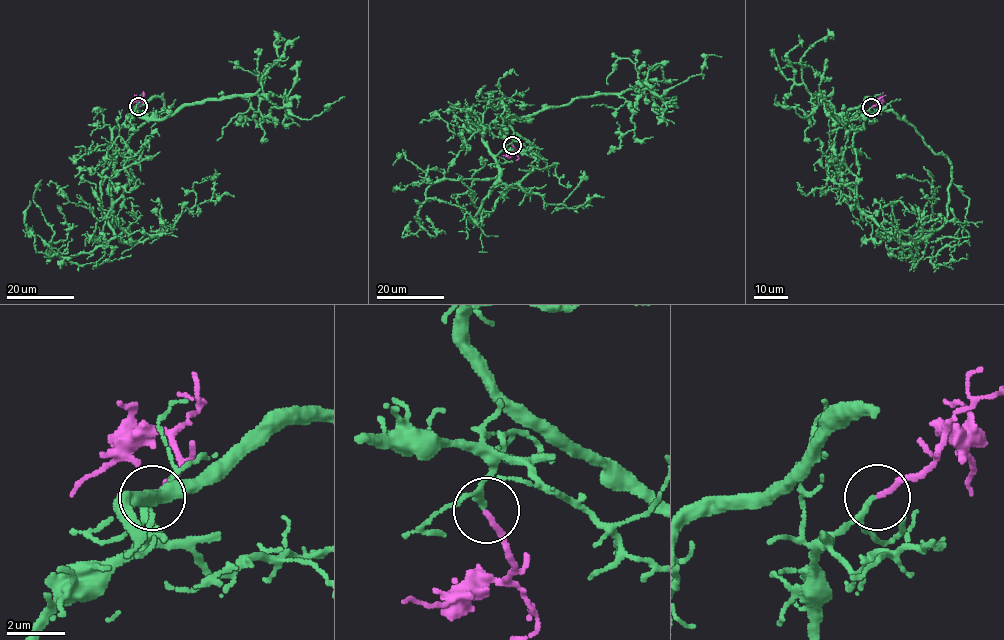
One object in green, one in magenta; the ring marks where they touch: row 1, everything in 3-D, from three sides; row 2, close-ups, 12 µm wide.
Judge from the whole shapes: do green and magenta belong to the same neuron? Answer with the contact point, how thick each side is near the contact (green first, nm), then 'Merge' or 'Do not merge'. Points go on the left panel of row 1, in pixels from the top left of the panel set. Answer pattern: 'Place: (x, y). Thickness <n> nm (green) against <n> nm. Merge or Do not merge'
Place: (138, 106). Thickness 170 nm (green) against 190 nm. Merge

